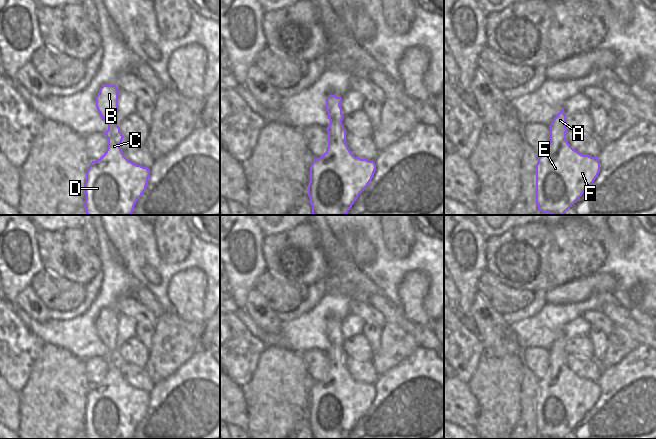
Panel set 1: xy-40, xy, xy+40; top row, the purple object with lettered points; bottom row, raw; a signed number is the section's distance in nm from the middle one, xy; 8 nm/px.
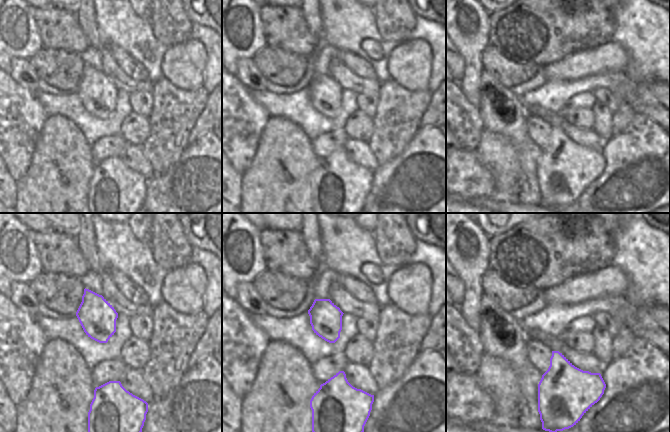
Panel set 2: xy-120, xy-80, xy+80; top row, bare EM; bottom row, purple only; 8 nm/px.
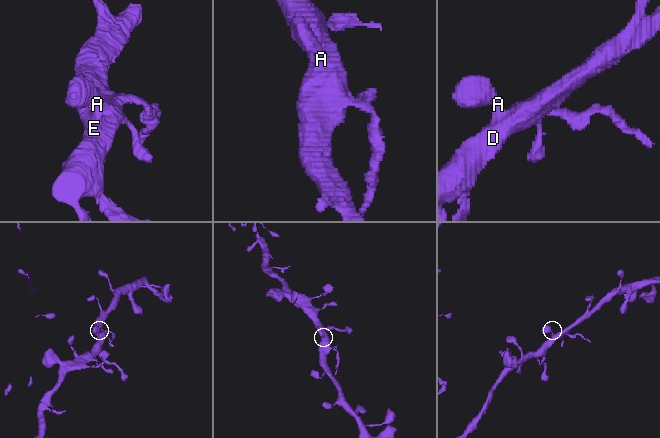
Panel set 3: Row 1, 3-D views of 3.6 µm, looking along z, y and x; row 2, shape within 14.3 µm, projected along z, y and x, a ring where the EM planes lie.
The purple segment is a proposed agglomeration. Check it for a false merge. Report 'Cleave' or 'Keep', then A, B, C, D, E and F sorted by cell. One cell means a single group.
Keep. Groups: A B C D E F.

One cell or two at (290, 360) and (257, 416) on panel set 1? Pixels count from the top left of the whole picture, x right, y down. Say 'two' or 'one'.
one

